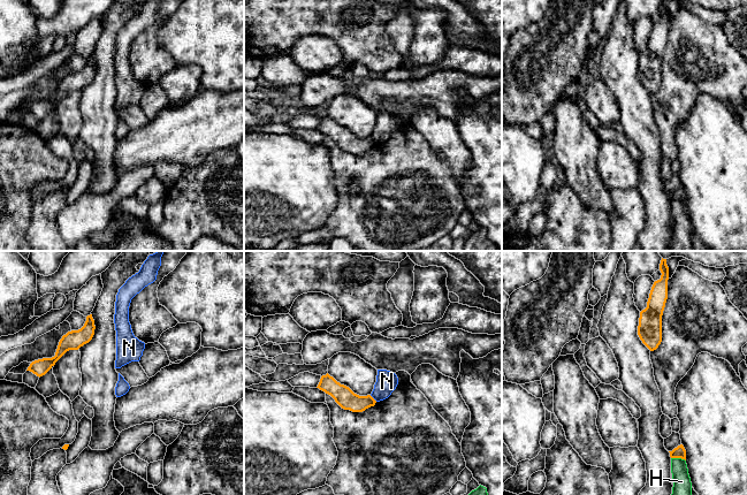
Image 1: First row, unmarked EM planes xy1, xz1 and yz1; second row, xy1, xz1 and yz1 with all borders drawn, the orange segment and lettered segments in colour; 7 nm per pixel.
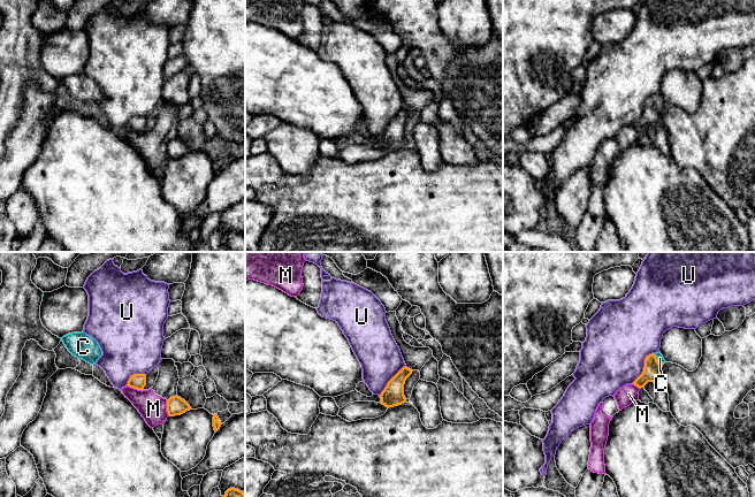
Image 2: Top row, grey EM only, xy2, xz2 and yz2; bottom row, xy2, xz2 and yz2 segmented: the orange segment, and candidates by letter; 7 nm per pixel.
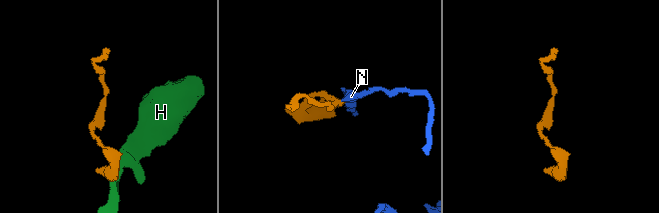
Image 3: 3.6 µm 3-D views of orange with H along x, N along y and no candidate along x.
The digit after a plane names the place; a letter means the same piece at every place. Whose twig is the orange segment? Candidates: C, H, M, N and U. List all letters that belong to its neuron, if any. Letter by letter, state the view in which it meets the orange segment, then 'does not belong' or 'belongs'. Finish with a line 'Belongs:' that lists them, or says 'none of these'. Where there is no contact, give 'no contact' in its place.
C: contact in yz2; belongs
H: contact in yz1; does not belong
M: contact in xy2; does not belong
N: contact in xz1; does not belong
U: contact in yz2; does not belong
Belongs: C

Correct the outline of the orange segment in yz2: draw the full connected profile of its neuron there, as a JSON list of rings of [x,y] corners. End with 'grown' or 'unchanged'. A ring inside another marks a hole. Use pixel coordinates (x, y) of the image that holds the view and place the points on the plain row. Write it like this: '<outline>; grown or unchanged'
[[[661,94],[651,95],[645,101],[642,116],[633,124],[638,130],[643,130],[648,124],[656,125],[661,120],[661,112],[665,102]]]; grown

